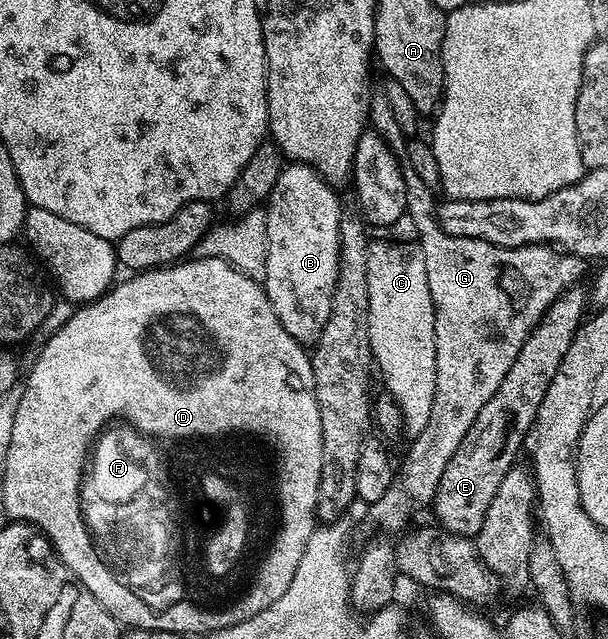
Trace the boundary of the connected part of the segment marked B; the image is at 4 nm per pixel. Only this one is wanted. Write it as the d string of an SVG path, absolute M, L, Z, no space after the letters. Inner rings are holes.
M290 163L281 171L275 195L268 201L265 234L269 237L269 253L265 263L263 287L273 303L277 317L290 334L306 346L316 345L323 326L331 314L333 295L339 274L339 230L343 219L338 189L310 164Z

